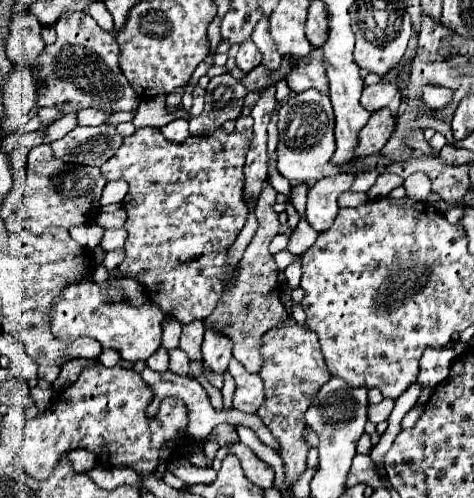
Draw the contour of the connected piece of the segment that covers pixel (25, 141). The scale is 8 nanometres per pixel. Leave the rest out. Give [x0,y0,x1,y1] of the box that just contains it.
[20,131,46,150]

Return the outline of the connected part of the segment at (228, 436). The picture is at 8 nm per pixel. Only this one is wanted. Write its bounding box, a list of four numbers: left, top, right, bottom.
[210,424,240,446]

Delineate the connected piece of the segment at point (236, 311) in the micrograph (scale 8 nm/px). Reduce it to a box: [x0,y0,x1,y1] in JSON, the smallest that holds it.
[204,186,288,372]

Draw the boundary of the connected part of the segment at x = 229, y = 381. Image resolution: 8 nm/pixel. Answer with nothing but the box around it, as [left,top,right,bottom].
[221,372,236,410]

